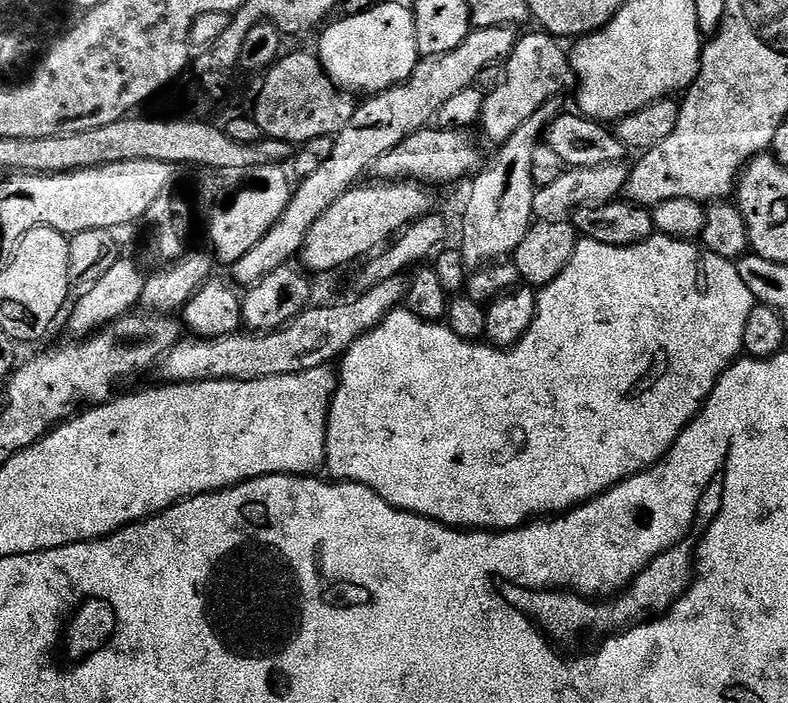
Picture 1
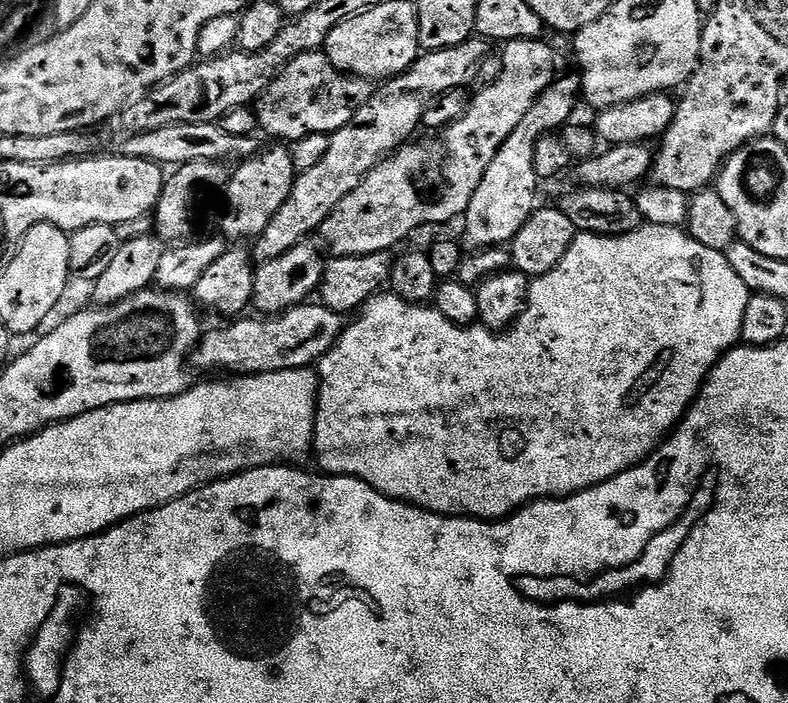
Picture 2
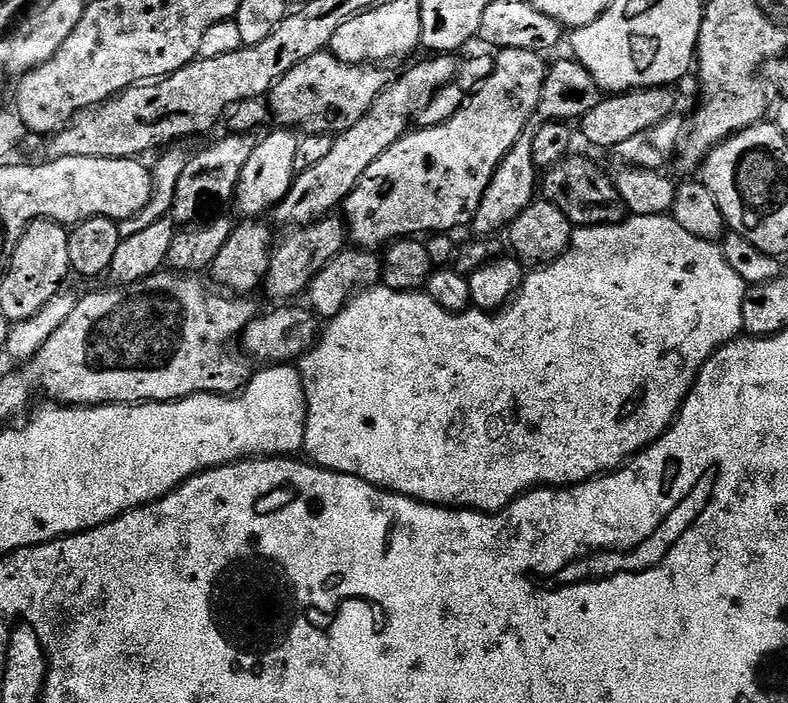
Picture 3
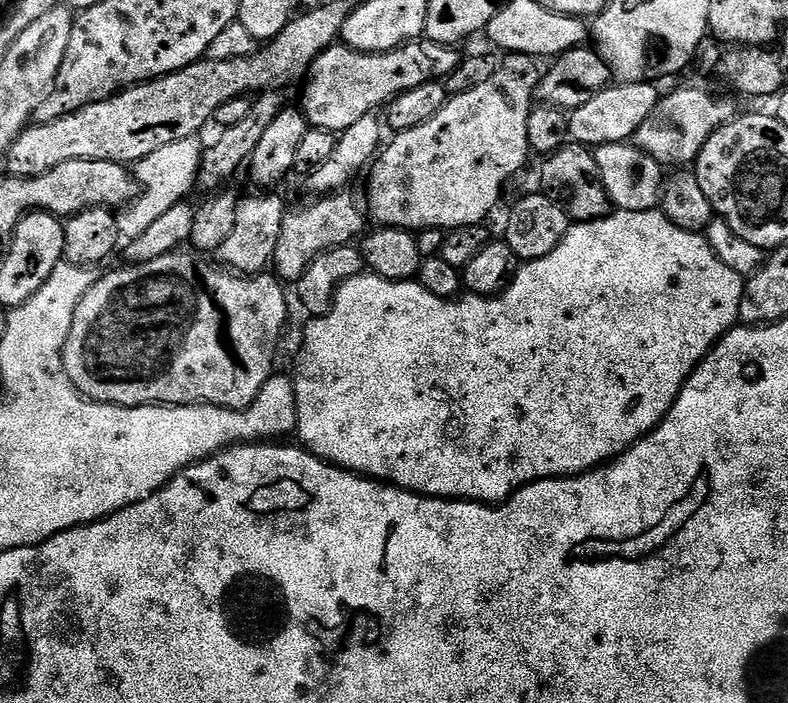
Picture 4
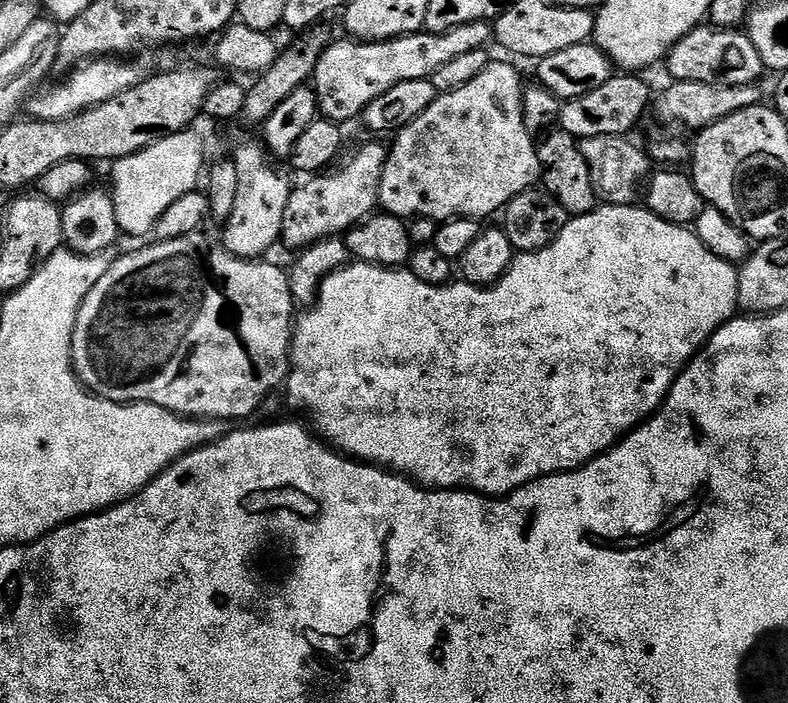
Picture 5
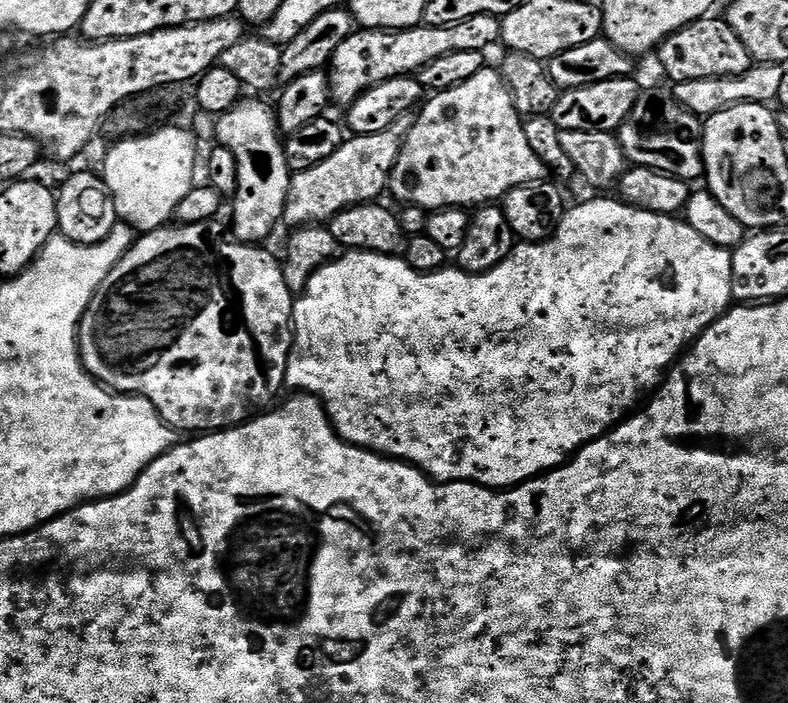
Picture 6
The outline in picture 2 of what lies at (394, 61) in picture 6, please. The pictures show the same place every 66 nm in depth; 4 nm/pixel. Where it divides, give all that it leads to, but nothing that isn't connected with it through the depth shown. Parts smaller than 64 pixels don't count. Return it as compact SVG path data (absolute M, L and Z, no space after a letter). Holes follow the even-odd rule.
M324 51L307 52L291 60L255 101L256 123L265 137L273 136L276 142L295 142L310 134L326 136L352 123L373 91L373 81L339 72Z

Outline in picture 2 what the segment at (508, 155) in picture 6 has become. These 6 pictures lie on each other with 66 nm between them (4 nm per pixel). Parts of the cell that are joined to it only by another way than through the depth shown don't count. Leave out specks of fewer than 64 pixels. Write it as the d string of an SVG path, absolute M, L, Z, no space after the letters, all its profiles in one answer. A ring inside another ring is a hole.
M547 39L509 40L499 53L502 60L502 74L498 80L479 89L468 105L466 114L458 122L454 122L439 133L440 140L428 140L425 144L409 142L403 148L397 148L391 156L377 164L366 178L326 218L320 227L319 235L324 236L333 257L361 256L362 254L378 254L392 252L395 244L400 244L411 232L419 228L428 228L431 224L448 224L452 219L463 217L470 206L470 198L474 198L474 190L478 190L478 182L486 174L490 162L494 162L494 154L506 142L510 134L526 118L530 106L538 102L538 98L552 85L558 75L556 69L556 52L547 44Z

